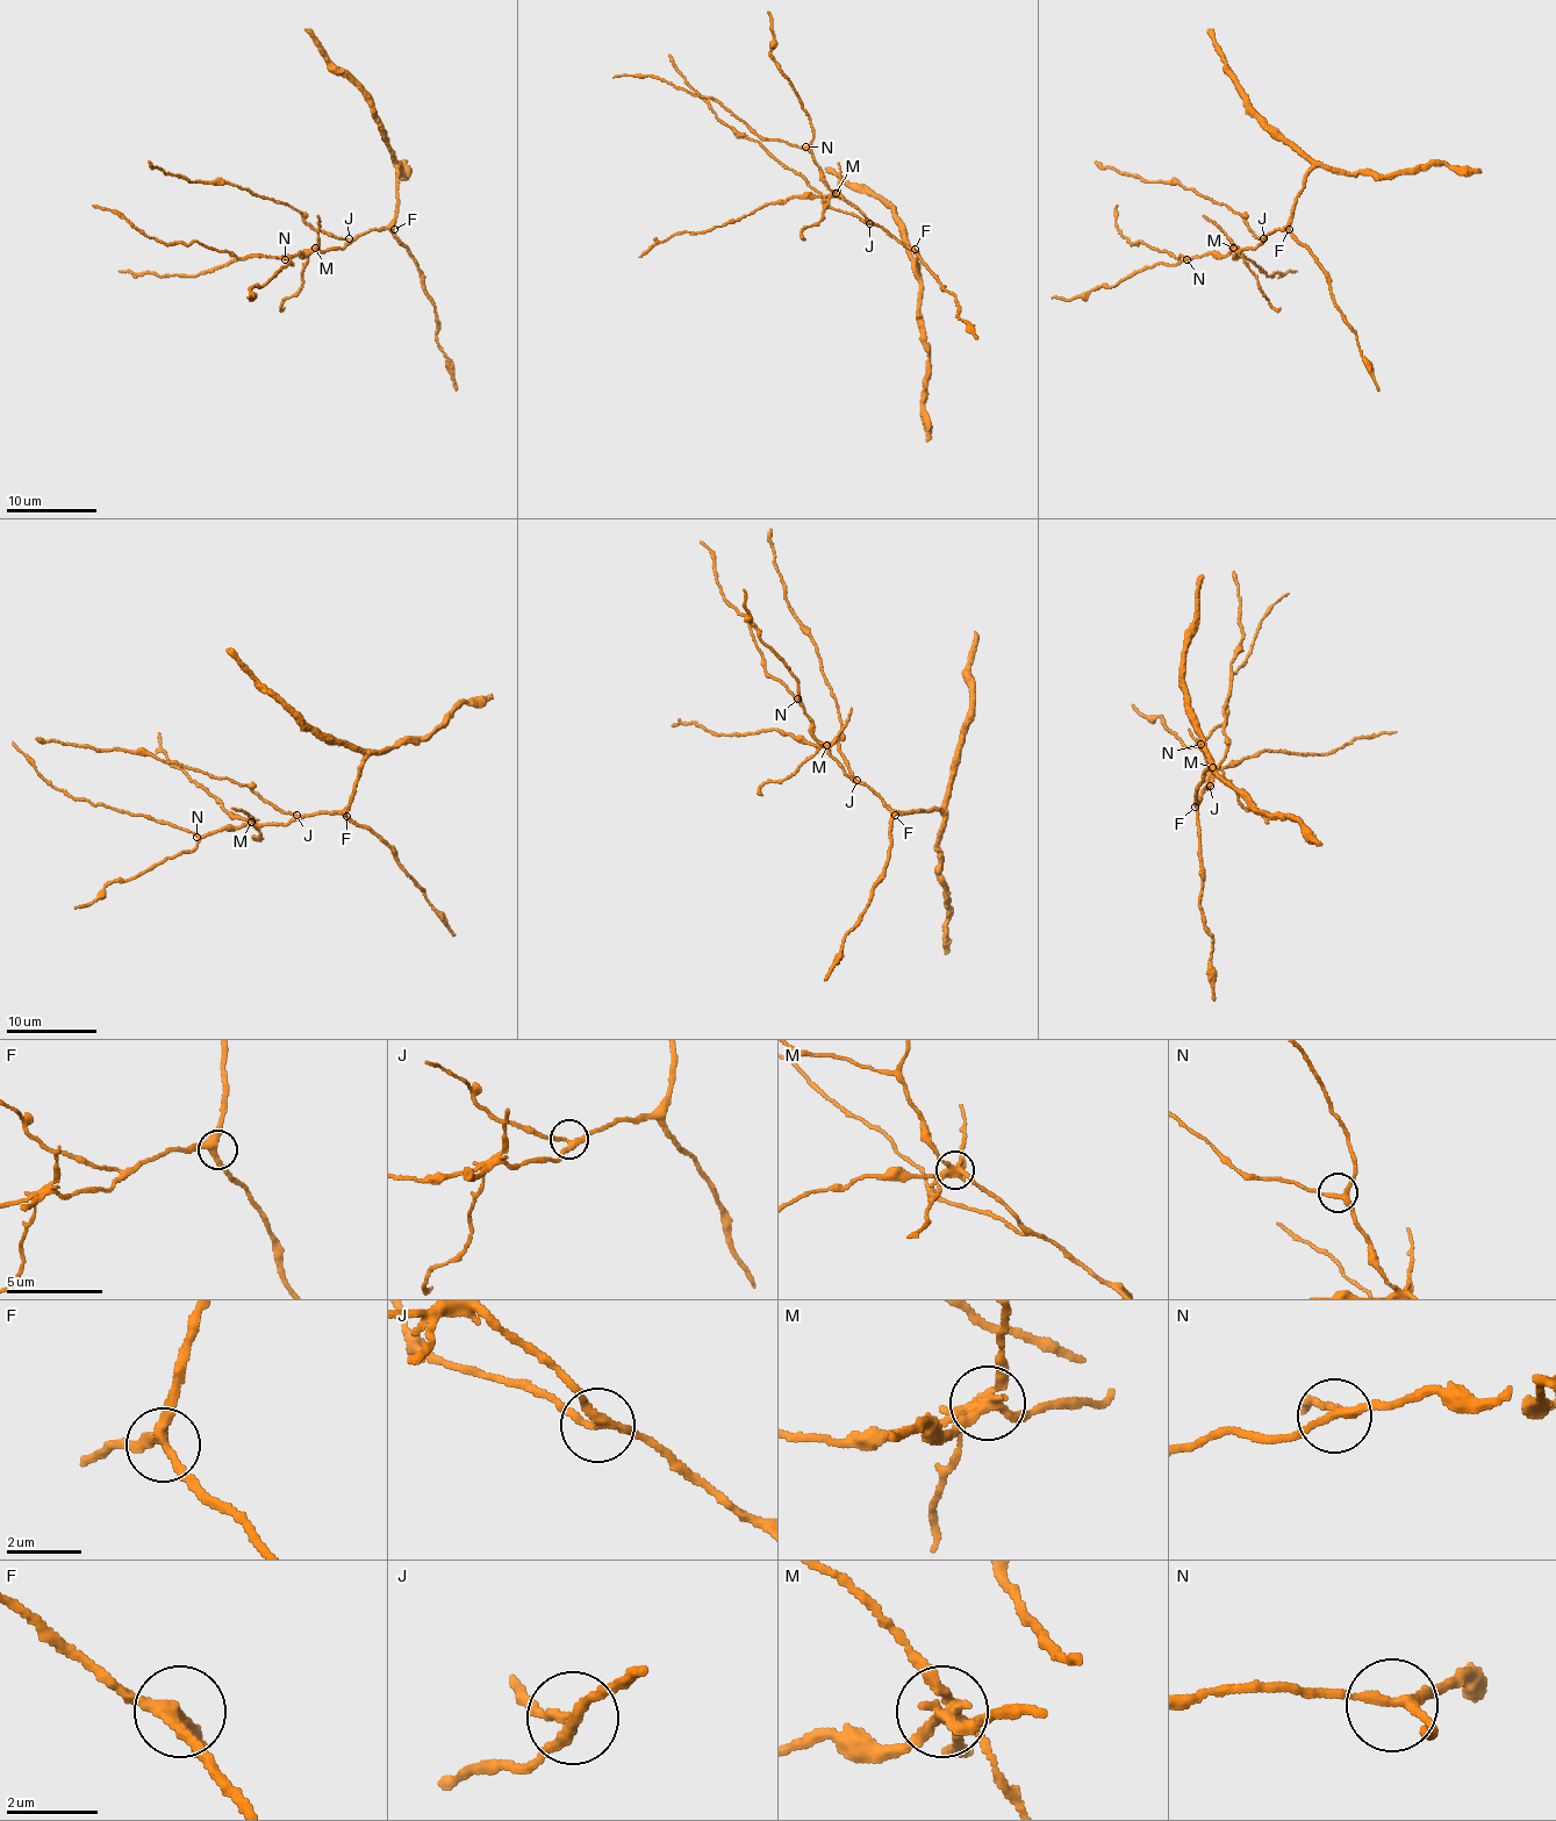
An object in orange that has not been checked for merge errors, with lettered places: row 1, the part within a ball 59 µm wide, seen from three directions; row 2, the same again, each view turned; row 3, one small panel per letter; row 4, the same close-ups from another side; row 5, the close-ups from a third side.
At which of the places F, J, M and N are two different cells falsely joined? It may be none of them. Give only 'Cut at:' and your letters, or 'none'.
Cut at: M

